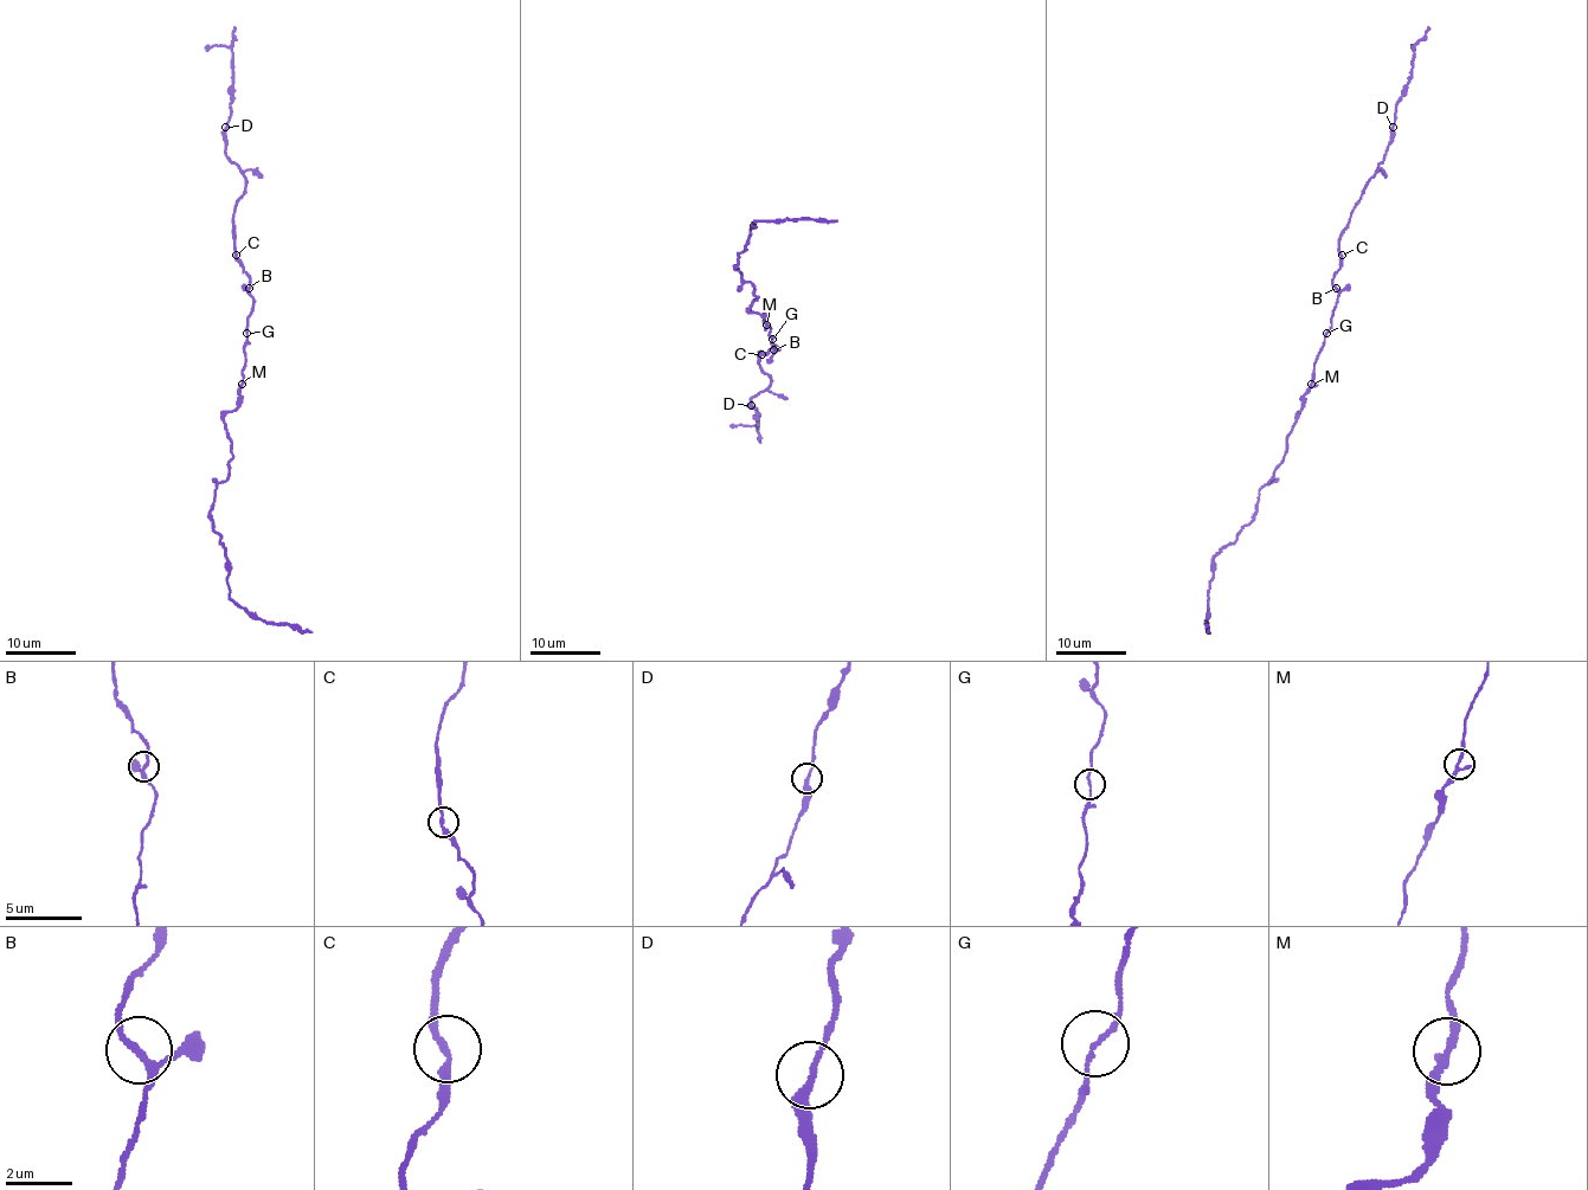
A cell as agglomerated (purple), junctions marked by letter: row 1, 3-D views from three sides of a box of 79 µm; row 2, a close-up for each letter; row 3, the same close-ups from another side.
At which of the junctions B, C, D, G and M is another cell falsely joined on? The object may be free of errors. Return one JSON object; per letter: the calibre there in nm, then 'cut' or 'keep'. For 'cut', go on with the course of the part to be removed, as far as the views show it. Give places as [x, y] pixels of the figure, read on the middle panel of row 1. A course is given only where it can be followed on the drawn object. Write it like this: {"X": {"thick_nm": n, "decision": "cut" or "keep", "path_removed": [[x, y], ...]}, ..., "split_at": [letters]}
{"B": {"thick_nm": 190, "decision": "keep"}, "C": {"thick_nm": 240, "decision": "keep"}, "D": {"thick_nm": 240, "decision": "keep"}, "G": {"thick_nm": 130, "decision": "keep"}, "M": {"thick_nm": 200, "decision": "keep"}, "split_at": []}

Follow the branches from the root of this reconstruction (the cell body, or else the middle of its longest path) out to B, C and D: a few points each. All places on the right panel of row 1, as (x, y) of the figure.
B: (1316, 360), (1331, 325), (1338, 296), (1336, 288)
C: (1316, 360), (1336, 306), (1338, 290), (1332, 284), (1332, 276), (1339, 267), (1342, 255)
D: (1316, 360), (1329, 330), (1338, 296), (1332, 276), (1342, 256), (1339, 233), (1368, 179), (1383, 160), (1393, 127)

